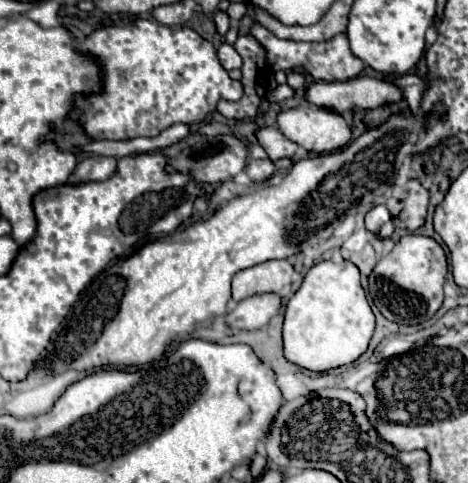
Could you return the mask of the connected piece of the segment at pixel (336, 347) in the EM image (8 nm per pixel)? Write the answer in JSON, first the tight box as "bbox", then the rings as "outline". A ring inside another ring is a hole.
{"bbox":[282,261,374,373],"outline":[[[320,261],[318,265],[314,265],[306,273],[300,289],[286,303],[282,331],[284,331],[284,357],[288,361],[304,367],[304,369],[322,373],[322,371],[356,361],[366,351],[368,341],[374,333],[374,313],[368,305],[368,299],[366,299],[362,285],[360,285],[358,267],[350,261],[342,261],[342,263]]]}

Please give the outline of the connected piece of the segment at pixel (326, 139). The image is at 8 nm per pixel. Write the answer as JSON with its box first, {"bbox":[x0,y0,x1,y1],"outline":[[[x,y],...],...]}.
{"bbox":[278,107,352,153],"outline":[[[296,107],[282,111],[278,115],[278,129],[284,137],[312,153],[330,153],[340,149],[352,135],[342,115],[322,107]]]}

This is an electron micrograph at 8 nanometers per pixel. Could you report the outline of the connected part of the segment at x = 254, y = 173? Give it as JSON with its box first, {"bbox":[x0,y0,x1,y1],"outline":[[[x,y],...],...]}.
{"bbox":[244,159,276,183],"outline":[[[250,159],[244,167],[244,173],[250,177],[250,181],[254,183],[262,183],[266,181],[272,173],[276,171],[274,163],[270,159],[264,159],[264,161],[256,161],[256,159]]]}

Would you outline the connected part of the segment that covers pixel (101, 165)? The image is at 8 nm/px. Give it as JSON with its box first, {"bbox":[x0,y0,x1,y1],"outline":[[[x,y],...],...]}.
{"bbox":[68,155,116,185],"outline":[[[88,155],[84,161],[76,165],[72,175],[68,177],[70,185],[80,185],[88,181],[106,181],[116,173],[116,159],[114,157],[100,157]]]}

